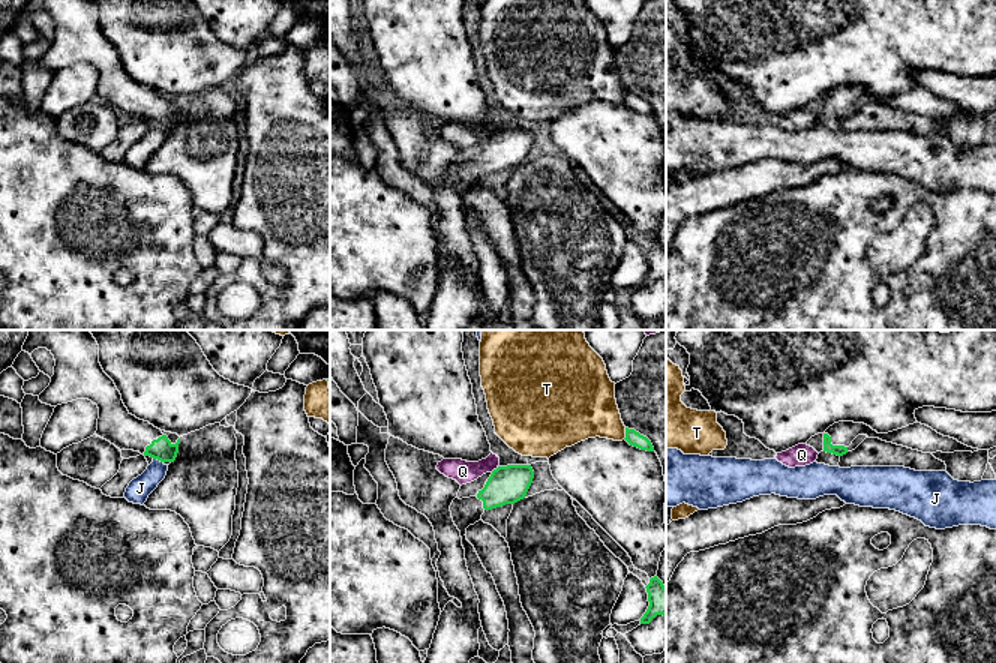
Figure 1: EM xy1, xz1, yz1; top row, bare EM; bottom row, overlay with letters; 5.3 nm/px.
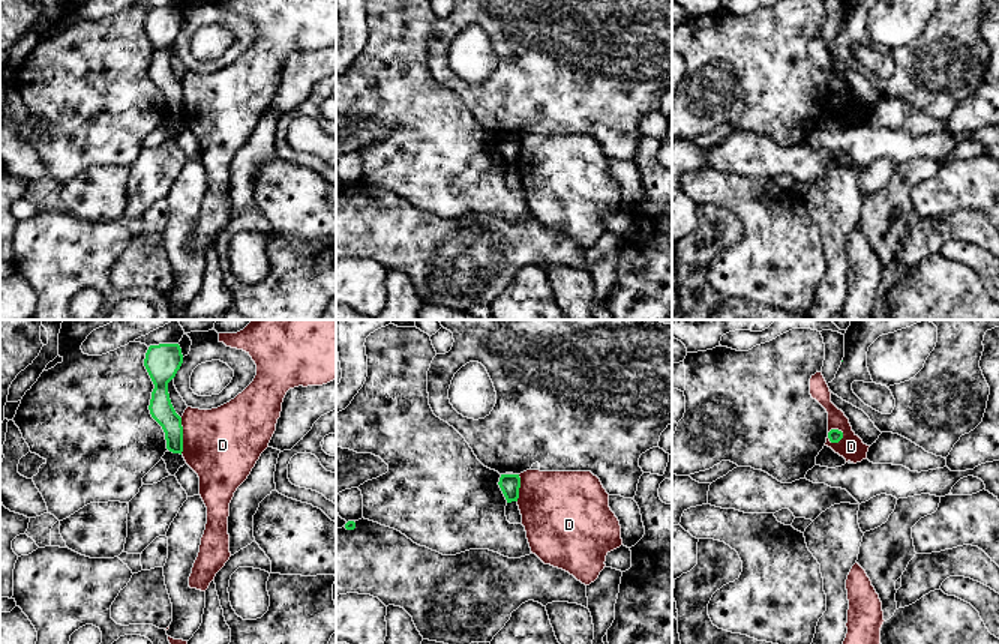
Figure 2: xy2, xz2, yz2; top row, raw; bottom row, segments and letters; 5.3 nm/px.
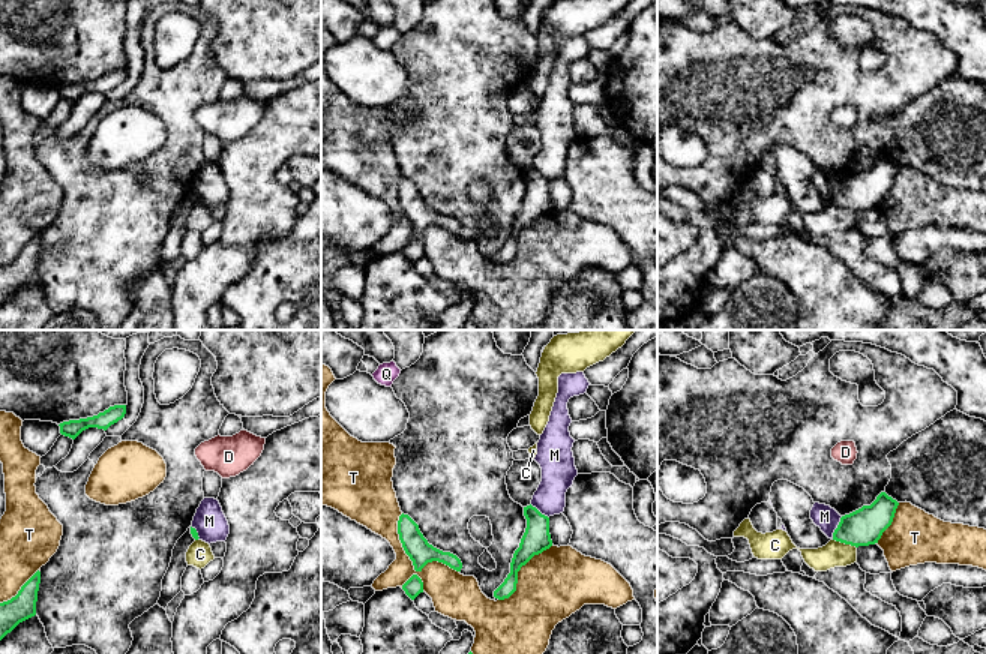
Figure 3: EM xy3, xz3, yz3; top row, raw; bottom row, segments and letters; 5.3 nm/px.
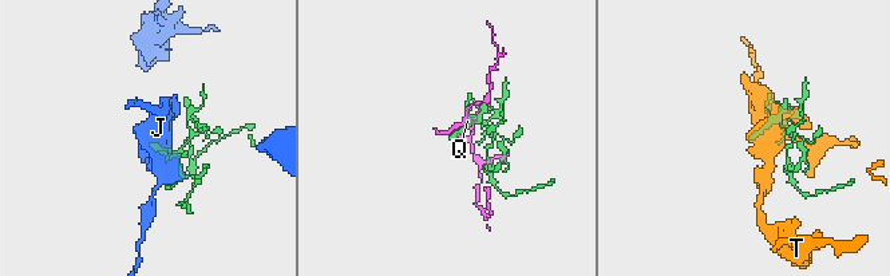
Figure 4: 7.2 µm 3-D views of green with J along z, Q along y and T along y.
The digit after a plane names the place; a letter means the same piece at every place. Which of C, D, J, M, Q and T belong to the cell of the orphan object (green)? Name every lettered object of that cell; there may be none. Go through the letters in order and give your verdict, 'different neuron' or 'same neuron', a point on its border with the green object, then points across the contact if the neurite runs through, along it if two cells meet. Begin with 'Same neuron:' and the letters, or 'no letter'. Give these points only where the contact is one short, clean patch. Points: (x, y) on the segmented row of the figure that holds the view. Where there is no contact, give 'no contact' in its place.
Same neuron: no letter
C: different neuron | yz3 (845, 543) | along yz3 (833, 539), (856, 548)
D: different neuron | xy2 (182, 436) | along xy2 (180, 418), (182, 454)
J: different neuron | xy1 (159, 459) | along xy1 (153, 458), (164, 464)
M: different neuron | yz3 (836, 528) | along yz3 (842, 516), (832, 539)
Q: different neuron | xz1 (494, 470)
T: different neuron | xz3 (413, 563)

